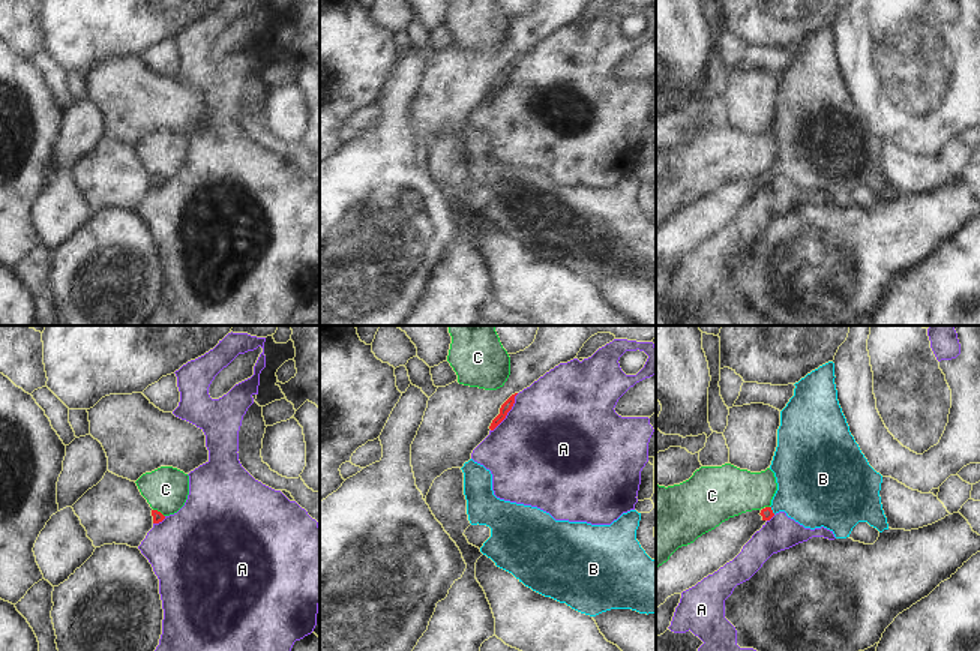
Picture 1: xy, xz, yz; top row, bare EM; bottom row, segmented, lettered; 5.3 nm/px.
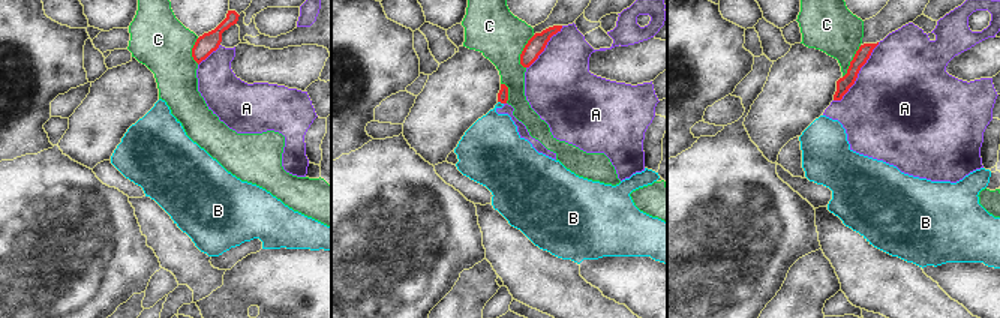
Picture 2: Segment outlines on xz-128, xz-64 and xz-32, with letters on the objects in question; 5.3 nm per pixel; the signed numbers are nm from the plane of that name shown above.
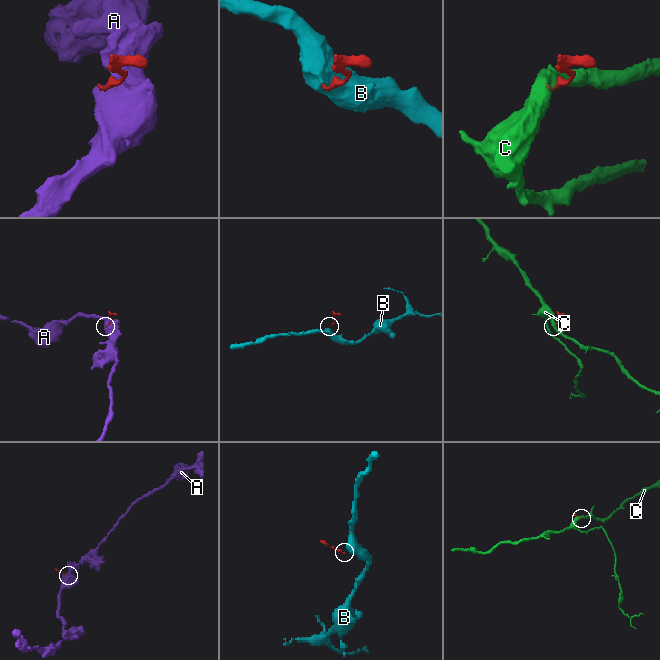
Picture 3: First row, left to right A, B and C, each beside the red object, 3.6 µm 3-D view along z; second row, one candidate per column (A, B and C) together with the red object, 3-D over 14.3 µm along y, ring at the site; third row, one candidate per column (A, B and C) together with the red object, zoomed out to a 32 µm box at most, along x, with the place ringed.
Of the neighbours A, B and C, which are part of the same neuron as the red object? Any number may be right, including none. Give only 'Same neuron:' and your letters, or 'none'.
Same neuron: B

